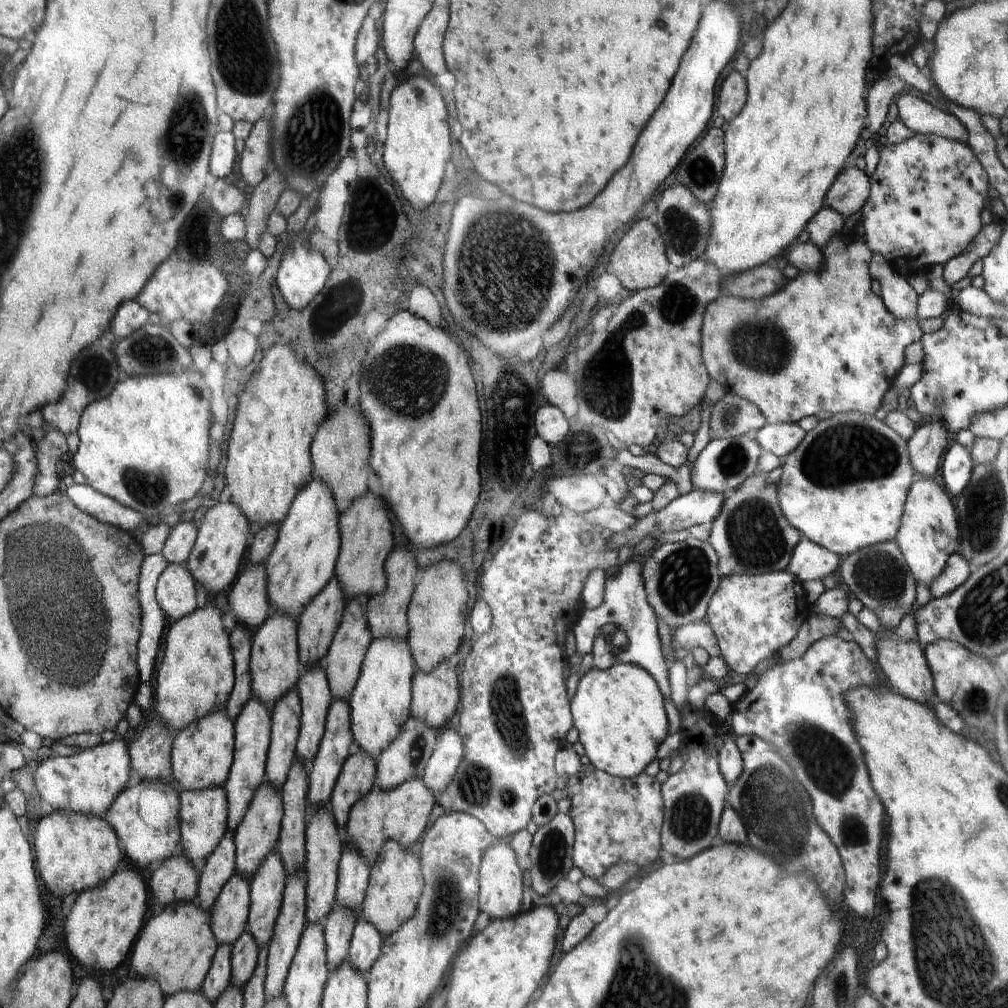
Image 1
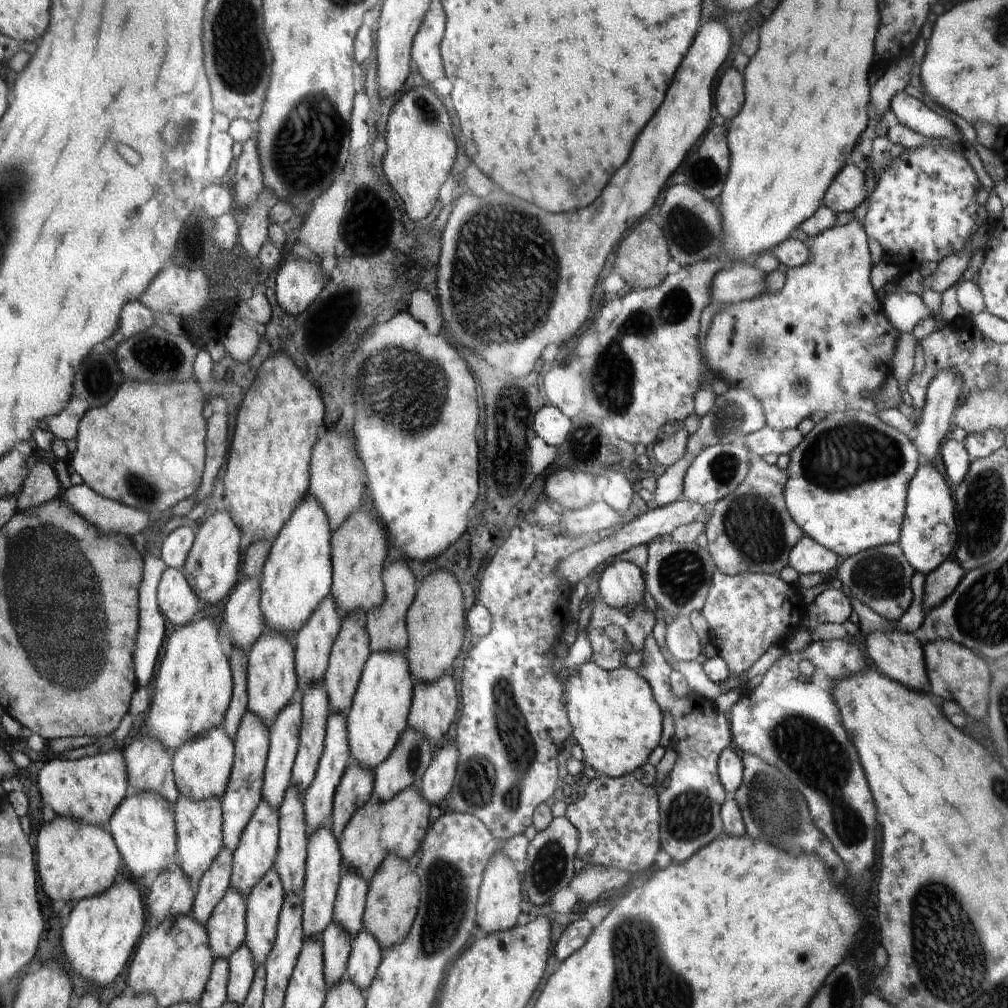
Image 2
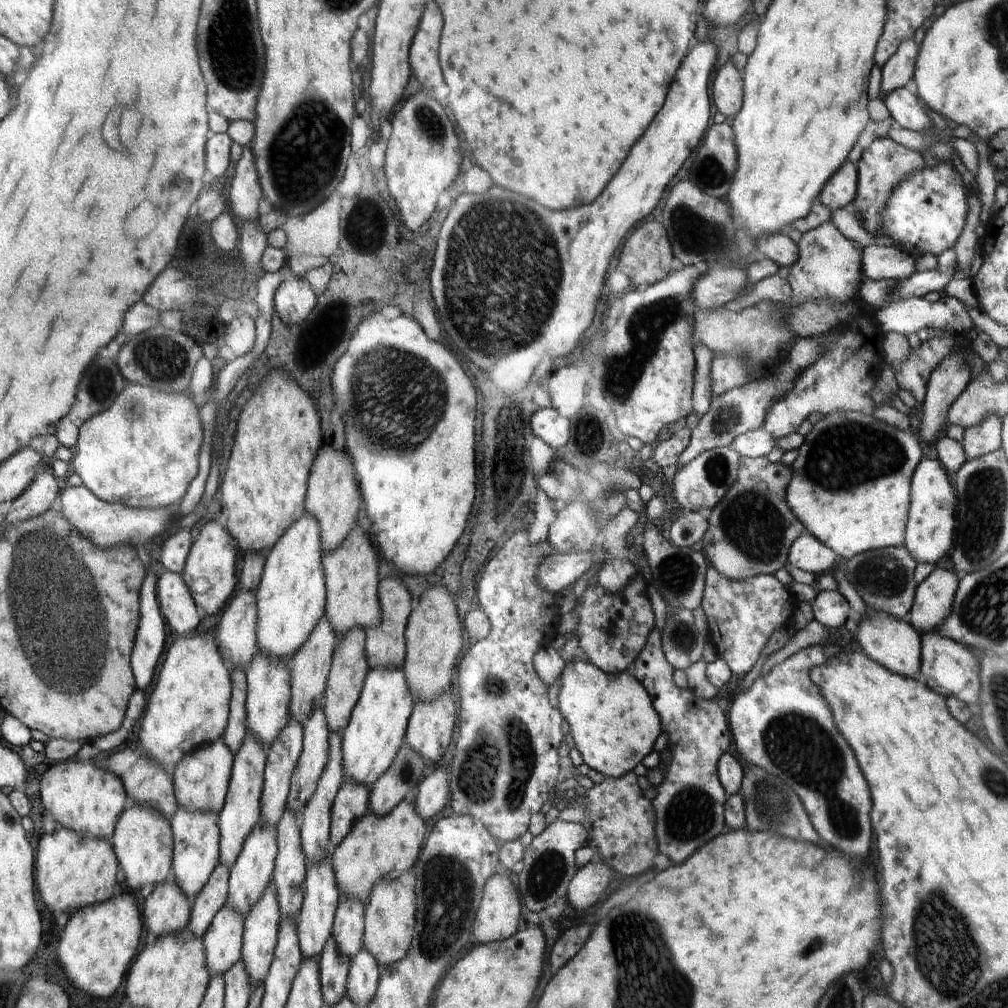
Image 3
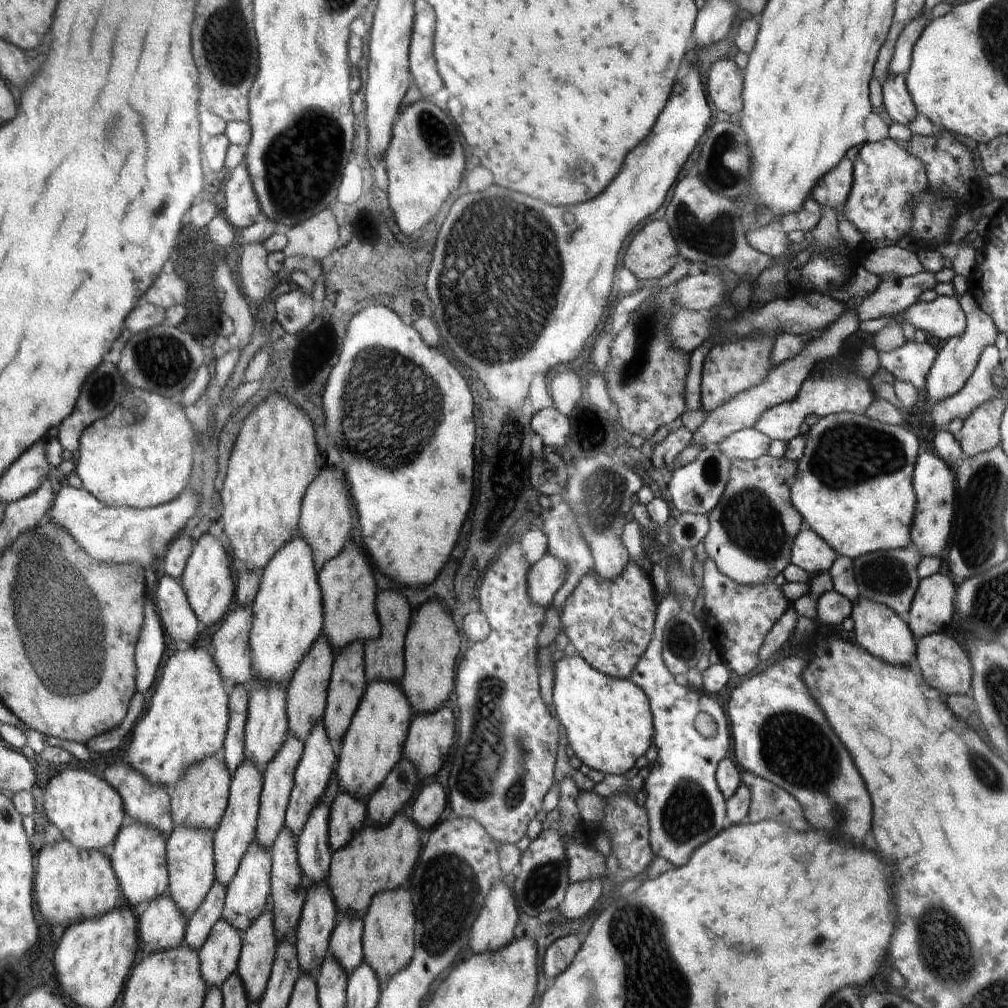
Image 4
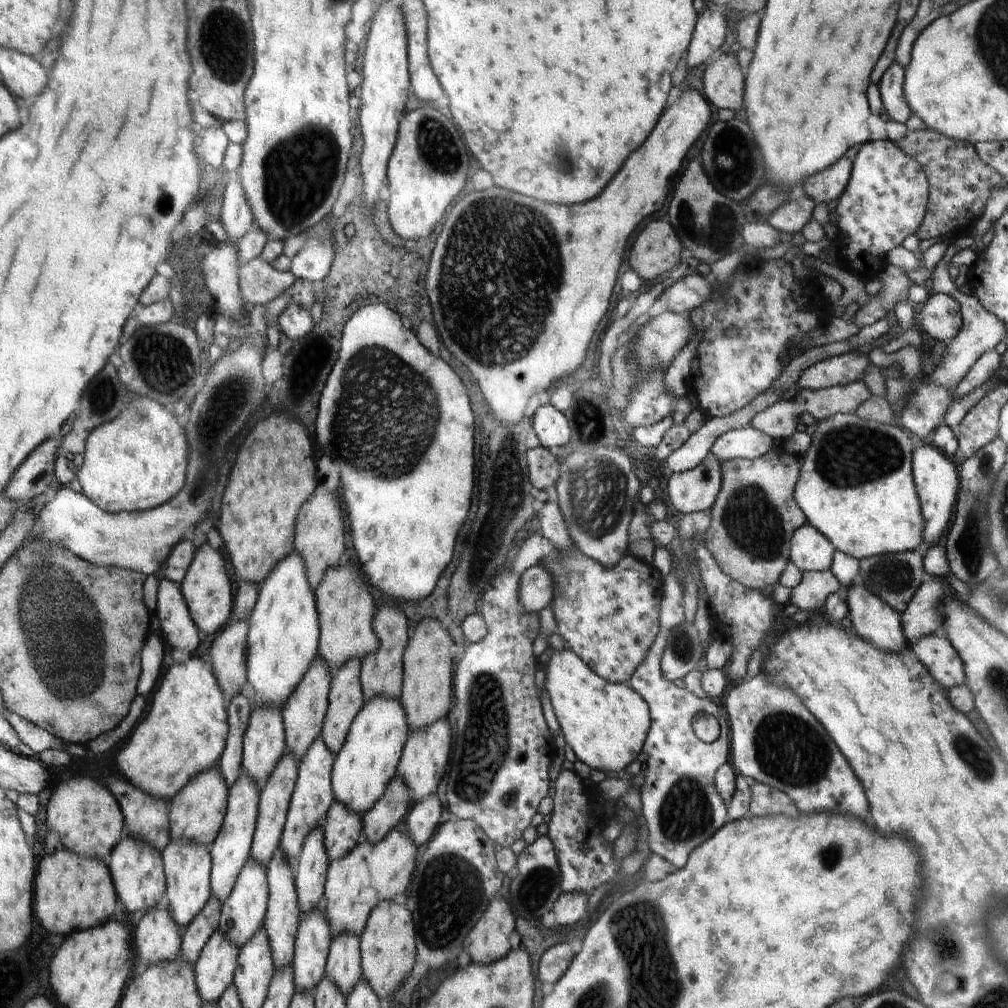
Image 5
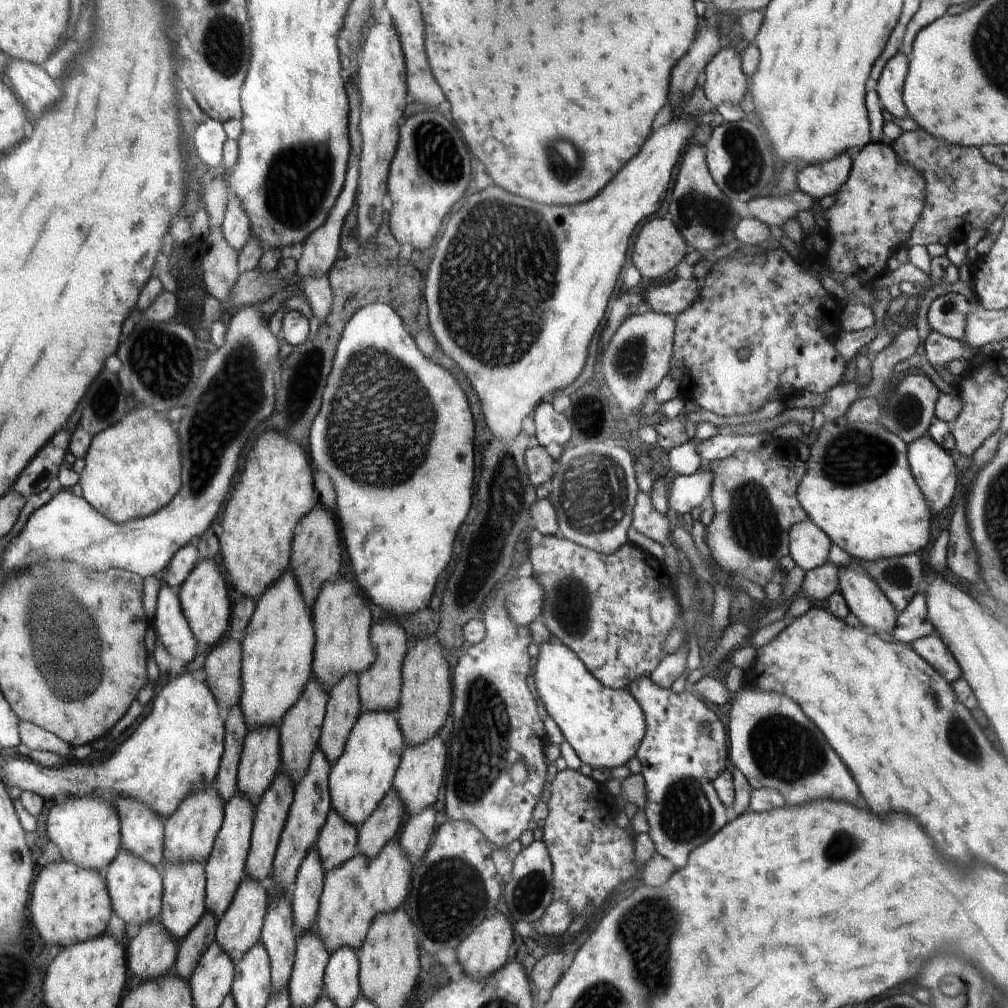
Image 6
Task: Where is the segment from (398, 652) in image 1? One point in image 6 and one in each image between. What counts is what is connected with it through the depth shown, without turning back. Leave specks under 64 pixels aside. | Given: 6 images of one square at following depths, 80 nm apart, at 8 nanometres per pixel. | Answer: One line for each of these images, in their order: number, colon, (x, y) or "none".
2: (380, 712)
3: (376, 731)
4: (373, 746)
5: (363, 768)
6: (361, 778)

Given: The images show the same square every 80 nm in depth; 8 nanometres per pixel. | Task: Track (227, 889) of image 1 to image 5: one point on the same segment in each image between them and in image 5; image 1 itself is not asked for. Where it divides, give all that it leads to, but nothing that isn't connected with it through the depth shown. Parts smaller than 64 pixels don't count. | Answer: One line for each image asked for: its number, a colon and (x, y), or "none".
2: (227, 926)
3: (224, 941)
4: (219, 956)
5: (215, 968)

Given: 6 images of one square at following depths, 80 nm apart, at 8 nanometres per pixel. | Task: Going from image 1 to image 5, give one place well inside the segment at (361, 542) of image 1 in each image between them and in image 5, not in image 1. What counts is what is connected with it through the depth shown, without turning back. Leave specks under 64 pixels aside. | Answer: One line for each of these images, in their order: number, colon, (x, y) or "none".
2: (358, 548)
3: (353, 600)
4: (349, 589)
5: (346, 606)

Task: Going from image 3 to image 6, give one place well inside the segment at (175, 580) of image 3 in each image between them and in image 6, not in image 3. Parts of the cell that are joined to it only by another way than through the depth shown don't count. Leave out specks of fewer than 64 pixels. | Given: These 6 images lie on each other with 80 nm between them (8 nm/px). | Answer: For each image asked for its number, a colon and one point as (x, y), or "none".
4: (178, 619)
5: (173, 619)
6: (172, 629)

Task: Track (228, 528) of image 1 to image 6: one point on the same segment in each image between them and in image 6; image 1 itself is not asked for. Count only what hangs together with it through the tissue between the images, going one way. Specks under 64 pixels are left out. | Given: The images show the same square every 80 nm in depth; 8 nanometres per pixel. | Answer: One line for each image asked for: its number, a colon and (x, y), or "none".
2: (212, 564)
3: (211, 568)
4: (208, 579)
5: (207, 586)
6: (204, 593)

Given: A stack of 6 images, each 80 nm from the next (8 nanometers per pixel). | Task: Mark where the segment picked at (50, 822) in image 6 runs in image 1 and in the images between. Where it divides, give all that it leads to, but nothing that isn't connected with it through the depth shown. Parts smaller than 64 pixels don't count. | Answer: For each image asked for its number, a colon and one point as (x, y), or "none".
1: (88, 782)
2: (89, 790)
3: (84, 798)
4: (89, 811)
5: (86, 815)

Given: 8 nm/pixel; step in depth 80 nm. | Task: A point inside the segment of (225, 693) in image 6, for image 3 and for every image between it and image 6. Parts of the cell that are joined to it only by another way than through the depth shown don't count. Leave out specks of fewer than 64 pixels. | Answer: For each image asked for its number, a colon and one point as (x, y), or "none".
3: (236, 635)
4: (230, 647)
5: (228, 655)

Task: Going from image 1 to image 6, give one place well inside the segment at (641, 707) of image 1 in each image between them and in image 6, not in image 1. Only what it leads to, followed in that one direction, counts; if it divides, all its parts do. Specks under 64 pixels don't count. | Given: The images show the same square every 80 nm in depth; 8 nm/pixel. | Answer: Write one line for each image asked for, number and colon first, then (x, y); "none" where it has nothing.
2: (616, 721)
3: (613, 723)
4: (609, 723)
5: (605, 724)
6: (605, 726)

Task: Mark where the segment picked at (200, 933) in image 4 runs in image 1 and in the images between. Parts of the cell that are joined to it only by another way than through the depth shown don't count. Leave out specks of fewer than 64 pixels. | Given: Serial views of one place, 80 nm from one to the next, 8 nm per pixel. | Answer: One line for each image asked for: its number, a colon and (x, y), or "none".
1: (220, 866)
2: (210, 890)
3: (203, 909)

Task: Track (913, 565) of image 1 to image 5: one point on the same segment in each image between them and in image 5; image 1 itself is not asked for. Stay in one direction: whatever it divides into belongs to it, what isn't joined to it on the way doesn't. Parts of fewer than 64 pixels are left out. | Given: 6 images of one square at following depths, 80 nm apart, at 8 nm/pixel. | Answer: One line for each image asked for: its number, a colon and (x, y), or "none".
2: (929, 501)
3: (928, 537)
4: (933, 480)
5: (937, 483)

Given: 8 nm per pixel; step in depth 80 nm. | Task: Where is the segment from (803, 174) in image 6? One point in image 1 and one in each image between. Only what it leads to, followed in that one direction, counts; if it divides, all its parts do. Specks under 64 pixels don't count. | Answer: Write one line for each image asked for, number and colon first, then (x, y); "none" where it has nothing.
1: (851, 189)
2: (850, 188)
3: (838, 193)
4: (832, 190)
5: (829, 184)

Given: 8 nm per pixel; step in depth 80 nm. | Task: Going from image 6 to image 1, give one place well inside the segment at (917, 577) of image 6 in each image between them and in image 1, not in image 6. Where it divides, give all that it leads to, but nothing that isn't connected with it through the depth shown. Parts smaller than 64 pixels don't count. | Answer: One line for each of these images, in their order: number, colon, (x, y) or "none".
1: (877, 575)
2: (880, 577)
3: (884, 578)
4: (890, 577)
5: (895, 577)

